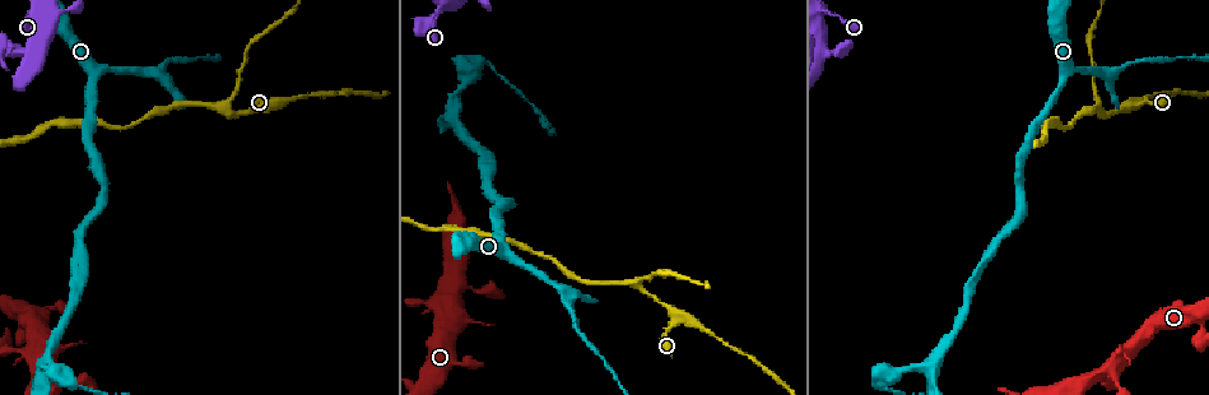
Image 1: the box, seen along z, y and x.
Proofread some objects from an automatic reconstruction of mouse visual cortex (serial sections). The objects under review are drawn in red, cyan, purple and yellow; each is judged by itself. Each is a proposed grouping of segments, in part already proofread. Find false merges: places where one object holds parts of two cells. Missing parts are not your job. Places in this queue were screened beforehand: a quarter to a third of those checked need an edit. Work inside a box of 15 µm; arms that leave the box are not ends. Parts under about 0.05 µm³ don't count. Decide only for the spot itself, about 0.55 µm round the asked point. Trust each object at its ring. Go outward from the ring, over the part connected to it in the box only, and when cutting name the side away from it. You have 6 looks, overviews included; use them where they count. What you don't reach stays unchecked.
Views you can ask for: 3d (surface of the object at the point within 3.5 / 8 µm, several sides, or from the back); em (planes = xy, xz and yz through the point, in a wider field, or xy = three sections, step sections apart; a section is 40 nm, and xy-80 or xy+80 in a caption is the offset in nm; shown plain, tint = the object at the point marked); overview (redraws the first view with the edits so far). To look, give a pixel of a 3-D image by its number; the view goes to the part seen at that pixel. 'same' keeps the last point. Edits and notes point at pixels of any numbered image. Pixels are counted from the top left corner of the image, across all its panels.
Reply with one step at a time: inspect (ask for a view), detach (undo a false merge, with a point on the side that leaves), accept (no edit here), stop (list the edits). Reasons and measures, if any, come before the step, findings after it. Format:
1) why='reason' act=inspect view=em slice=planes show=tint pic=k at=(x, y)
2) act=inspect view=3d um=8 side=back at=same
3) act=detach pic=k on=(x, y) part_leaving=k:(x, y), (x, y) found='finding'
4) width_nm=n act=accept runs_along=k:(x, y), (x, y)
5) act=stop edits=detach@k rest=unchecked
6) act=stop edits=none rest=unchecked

why='a fork' act=inspect view=3d um=3.5 pic=1 at=(930, 364)

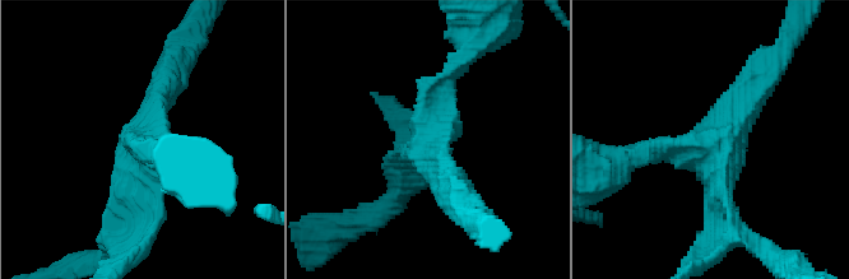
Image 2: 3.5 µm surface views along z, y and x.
act=inspect view=em slice=xy step=2 show=tint pic=2 at=(717, 146)

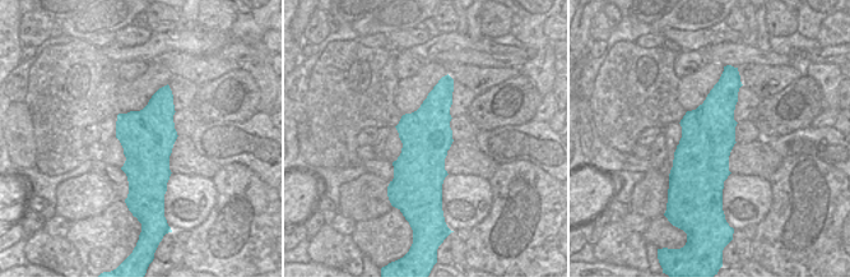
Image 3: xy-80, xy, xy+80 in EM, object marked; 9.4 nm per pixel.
act=accept runs_along=2:(760, 74), (718, 144), (640, 156) found='continuous, no second cell'

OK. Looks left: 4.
why='three-way junction' act=inspect view=3d um=3.5 pic=1 at=(679, 318)

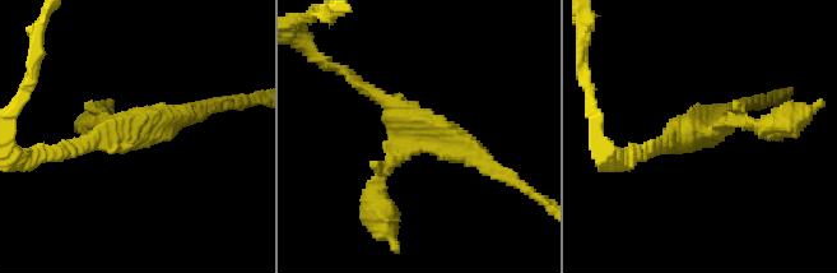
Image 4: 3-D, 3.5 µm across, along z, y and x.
arms=3 arm_widths_nm=200,200,250 why='shape alone is not enough' act=inspect view=em slice=xy step=1 show=tint pic=4 at=(414, 133)

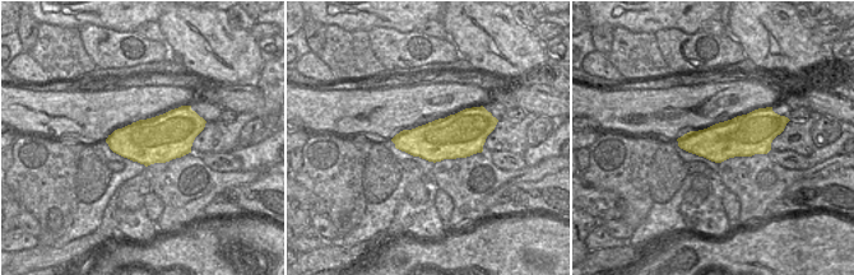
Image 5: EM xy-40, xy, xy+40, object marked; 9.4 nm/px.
width_nm=400 act=accept runs_along=4:(768, 125), (736, 118), (651, 149) found='continuous, no second cell'

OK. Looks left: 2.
act=stop edits=none rest=unchecked

